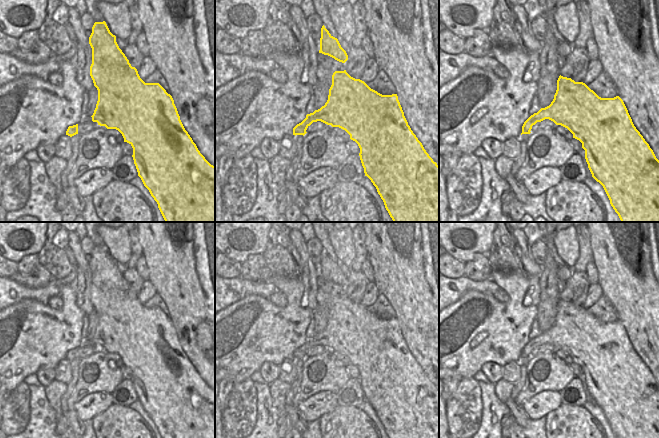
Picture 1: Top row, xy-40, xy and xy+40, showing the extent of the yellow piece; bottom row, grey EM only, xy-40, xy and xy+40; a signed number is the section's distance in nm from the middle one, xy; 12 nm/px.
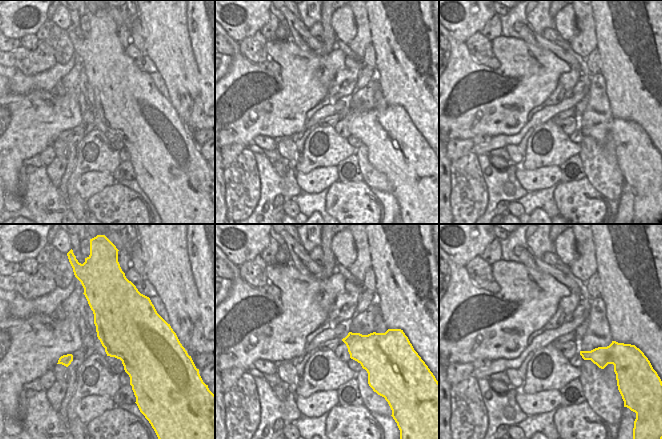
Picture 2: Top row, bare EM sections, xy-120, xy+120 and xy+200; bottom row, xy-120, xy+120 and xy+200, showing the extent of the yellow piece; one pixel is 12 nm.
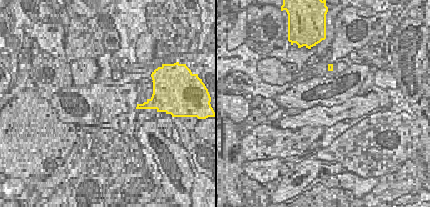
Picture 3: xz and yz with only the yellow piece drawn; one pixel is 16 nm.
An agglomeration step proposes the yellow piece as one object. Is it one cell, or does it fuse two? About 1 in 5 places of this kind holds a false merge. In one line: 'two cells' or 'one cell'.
one cell

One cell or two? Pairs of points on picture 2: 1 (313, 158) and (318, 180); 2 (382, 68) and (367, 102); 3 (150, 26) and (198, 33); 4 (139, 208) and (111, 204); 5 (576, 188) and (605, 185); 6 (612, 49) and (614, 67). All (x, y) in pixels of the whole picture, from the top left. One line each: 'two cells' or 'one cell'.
1: two cells
2: two cells
3: two cells
4: one cell
5: two cells
6: one cell

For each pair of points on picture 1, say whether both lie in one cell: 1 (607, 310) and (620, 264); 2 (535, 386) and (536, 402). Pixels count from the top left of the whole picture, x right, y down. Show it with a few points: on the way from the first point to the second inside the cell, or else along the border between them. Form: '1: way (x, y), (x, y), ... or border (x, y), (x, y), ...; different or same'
1: border (602, 293), (612, 304), (617, 319); different
2: border (559, 391), (542, 390), (525, 400), (521, 405); different

